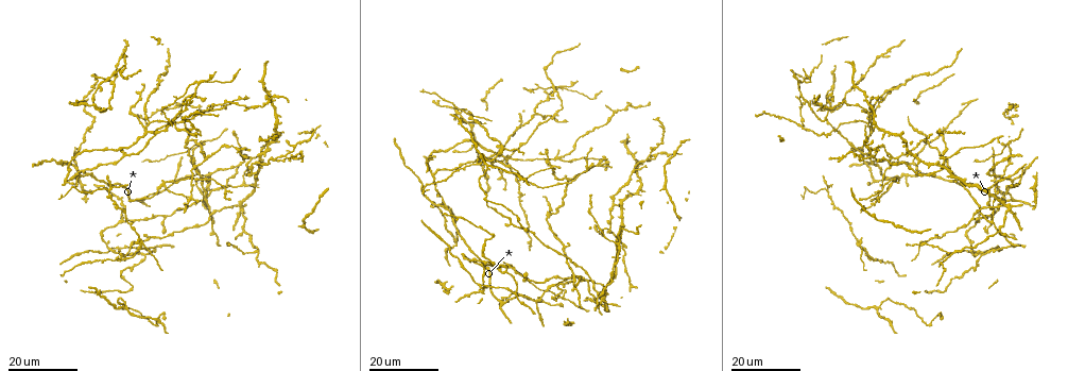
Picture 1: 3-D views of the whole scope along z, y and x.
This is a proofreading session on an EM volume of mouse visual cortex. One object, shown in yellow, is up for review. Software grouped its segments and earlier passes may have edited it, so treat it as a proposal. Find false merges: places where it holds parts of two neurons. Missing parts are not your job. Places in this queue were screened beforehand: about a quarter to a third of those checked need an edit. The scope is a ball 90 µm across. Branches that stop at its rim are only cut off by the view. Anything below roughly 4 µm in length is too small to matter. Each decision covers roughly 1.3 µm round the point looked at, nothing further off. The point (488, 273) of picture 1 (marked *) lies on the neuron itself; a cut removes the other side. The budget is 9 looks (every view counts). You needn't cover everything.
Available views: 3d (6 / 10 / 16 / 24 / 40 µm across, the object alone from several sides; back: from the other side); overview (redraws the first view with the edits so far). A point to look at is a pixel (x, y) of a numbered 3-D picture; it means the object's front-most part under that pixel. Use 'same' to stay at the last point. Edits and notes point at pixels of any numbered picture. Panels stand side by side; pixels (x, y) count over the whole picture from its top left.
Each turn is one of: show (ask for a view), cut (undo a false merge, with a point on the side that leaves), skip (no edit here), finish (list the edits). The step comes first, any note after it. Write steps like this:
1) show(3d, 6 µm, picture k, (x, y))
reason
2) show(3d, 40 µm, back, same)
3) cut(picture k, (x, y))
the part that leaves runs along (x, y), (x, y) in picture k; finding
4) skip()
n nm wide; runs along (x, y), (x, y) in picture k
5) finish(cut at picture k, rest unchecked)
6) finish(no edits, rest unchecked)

show(3d, 16 µm, picture 1, (145, 131))
looks like a crossing

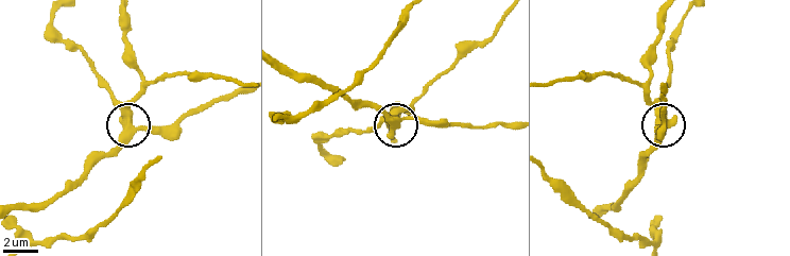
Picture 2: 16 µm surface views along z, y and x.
show(3d, 10 µm, picture 2, (130, 125))

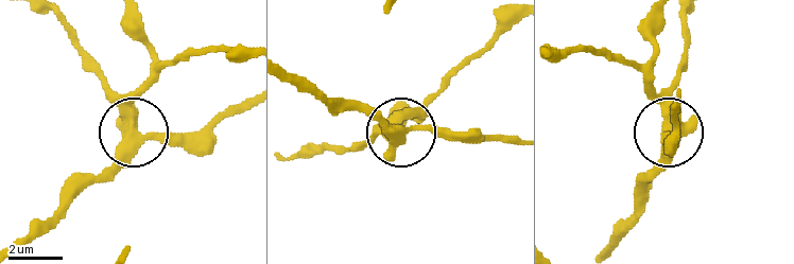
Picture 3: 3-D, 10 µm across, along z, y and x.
skip()
420 nm wide; runs along (22, 246), (132, 137), (211, 141) in picture 3; all the same neuron

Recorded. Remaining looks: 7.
show(3d, 24 µm, picture 1, (562, 161))
arms part here

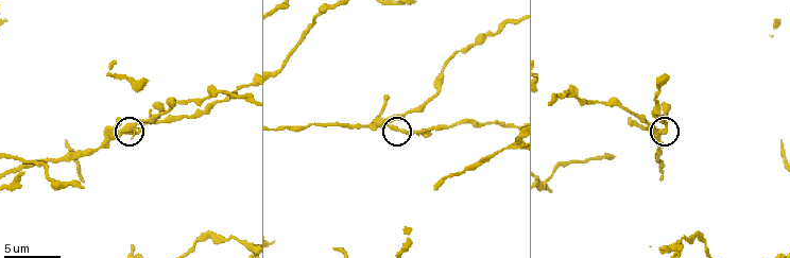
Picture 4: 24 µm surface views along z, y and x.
show(3d, 10 µm, picture 4, (659, 131))

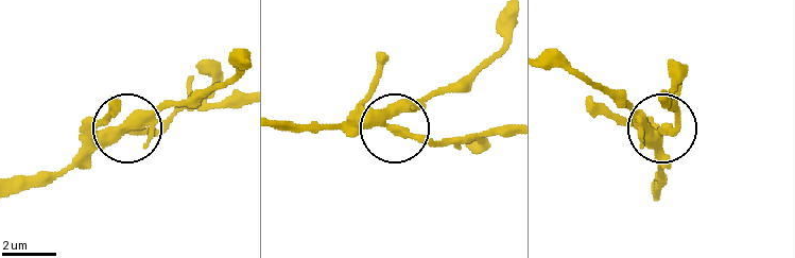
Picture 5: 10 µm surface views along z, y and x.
skip()
3 arms; all the same neuron

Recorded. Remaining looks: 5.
show(3d, 16 µm, picture 1, (611, 207))
three-way junction

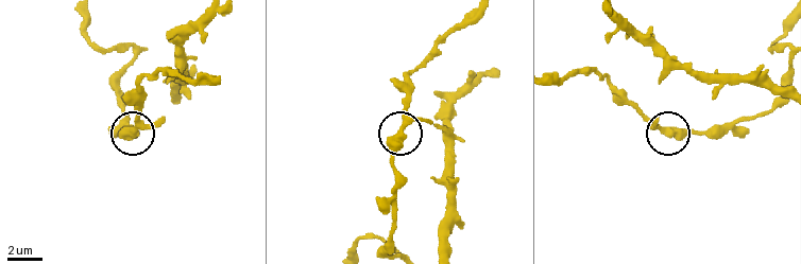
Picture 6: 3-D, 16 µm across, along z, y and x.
show(3d, 10 µm, picture 6, (404, 122))

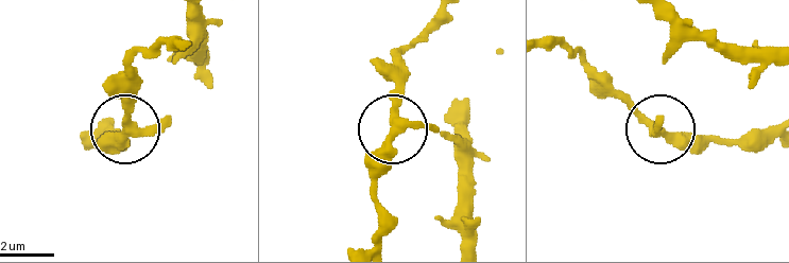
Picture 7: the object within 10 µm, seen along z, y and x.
skip()
side arm 42 µm; runs along (463, 240), (461, 151), (423, 123), (391, 137), (375, 210) in picture 7; continuous, no second neuron

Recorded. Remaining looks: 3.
show(3d, 16 µm, picture 1, (576, 265))

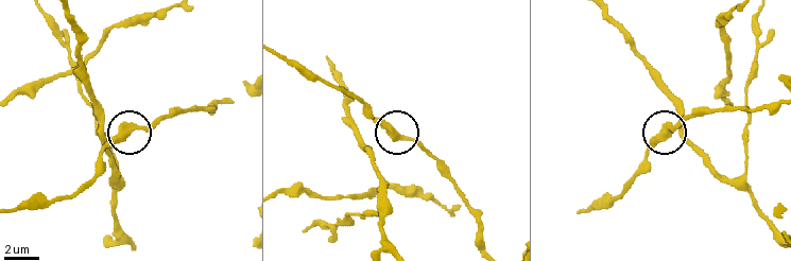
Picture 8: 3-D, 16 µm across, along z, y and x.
show(3d, 10 µm, picture 8, (667, 128))
zoom in

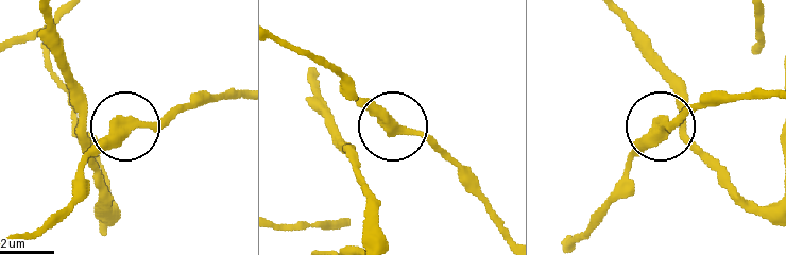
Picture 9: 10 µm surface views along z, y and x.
skip()
380 nm wide; runs along (774, 204), (754, 207), (693, 148), (661, 129), (627, 166) in picture 9; continuous, no second neuron

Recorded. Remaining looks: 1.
finish(no edits, rest unchecked)

